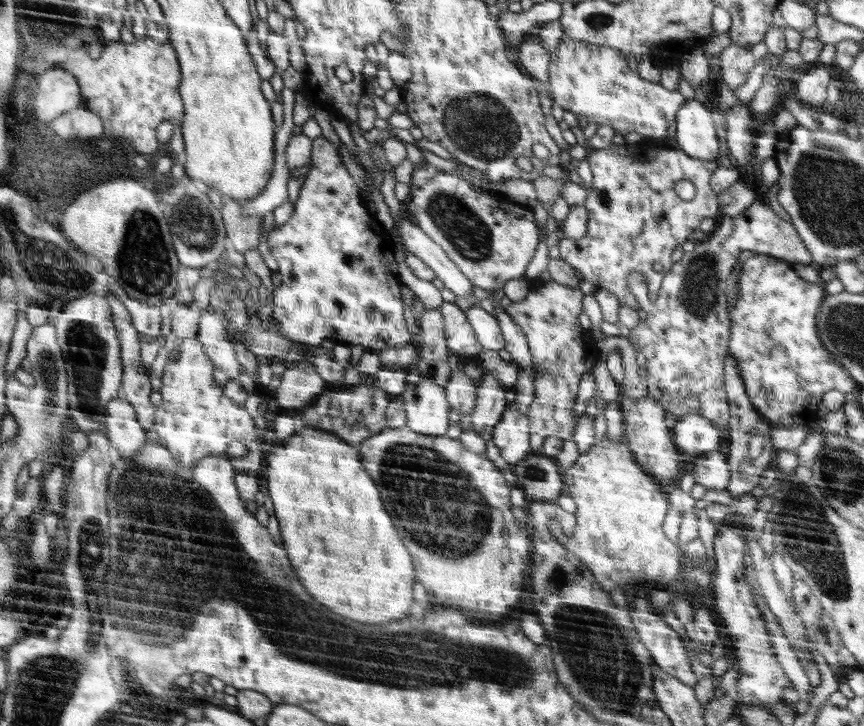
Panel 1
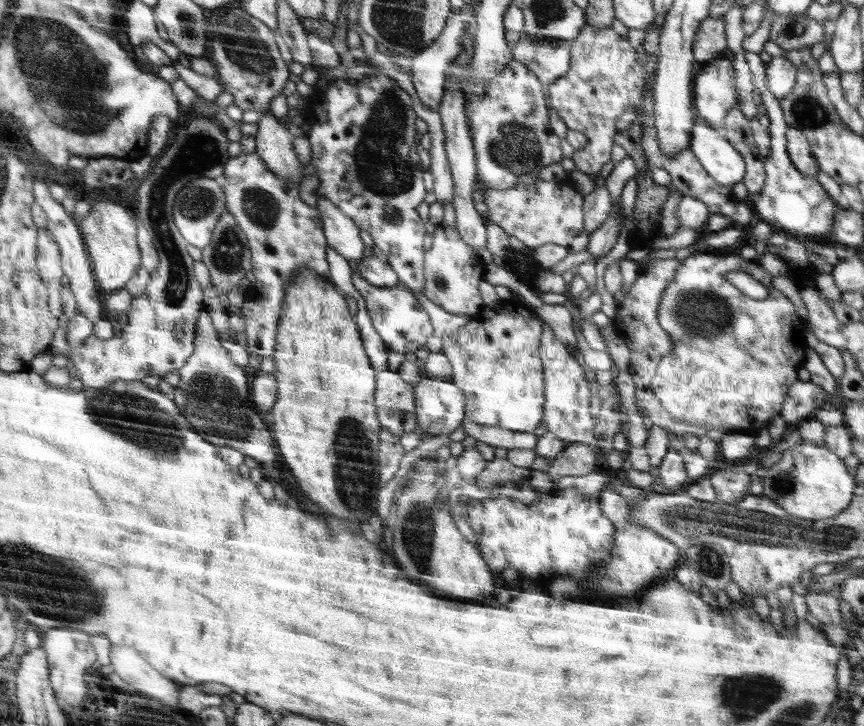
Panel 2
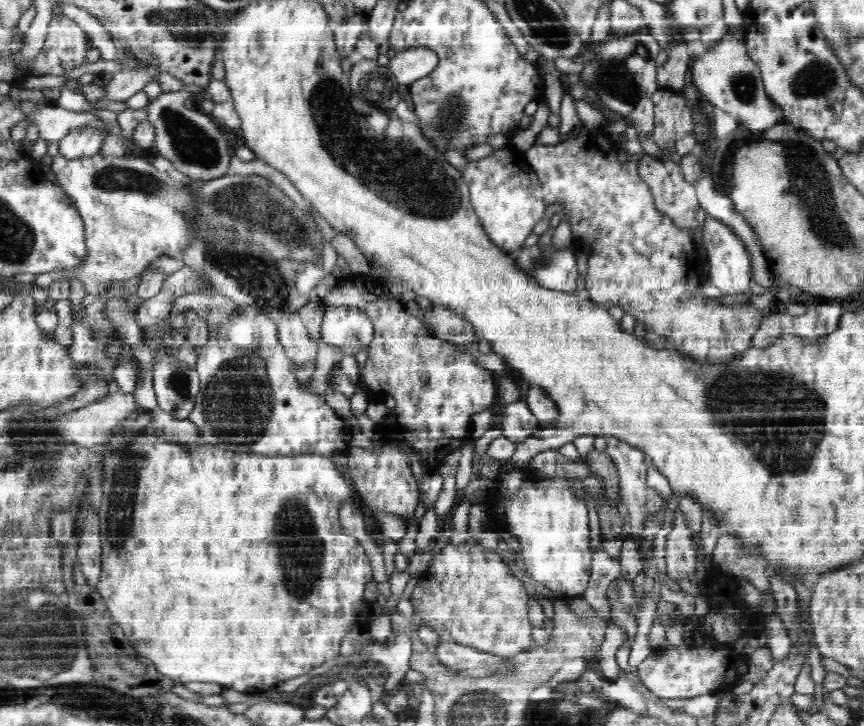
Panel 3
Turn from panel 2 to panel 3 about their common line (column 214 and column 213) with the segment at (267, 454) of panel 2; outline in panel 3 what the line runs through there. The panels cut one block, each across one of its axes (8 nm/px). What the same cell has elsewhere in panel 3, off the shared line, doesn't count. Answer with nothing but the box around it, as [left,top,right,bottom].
[190,304,352,466]

